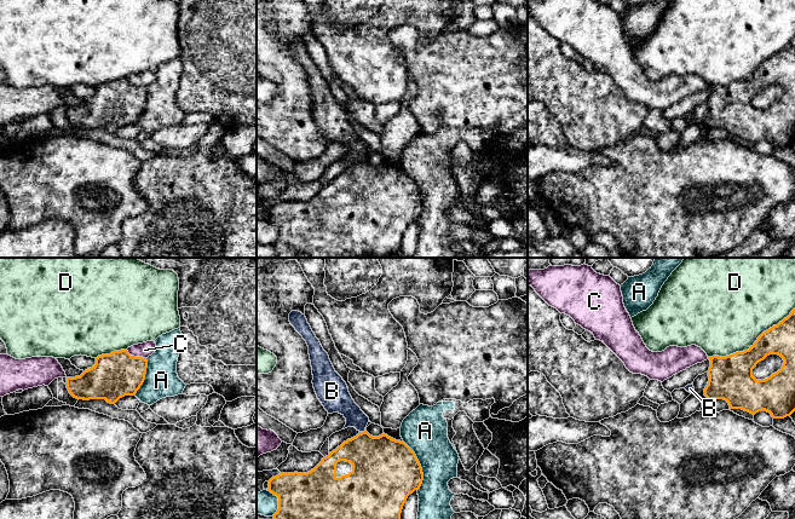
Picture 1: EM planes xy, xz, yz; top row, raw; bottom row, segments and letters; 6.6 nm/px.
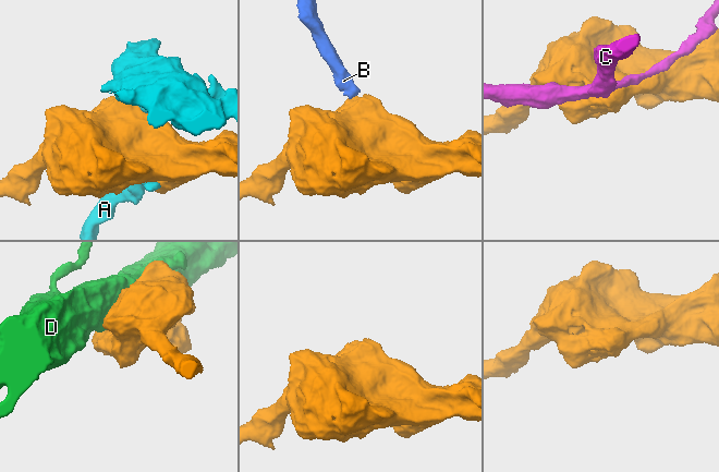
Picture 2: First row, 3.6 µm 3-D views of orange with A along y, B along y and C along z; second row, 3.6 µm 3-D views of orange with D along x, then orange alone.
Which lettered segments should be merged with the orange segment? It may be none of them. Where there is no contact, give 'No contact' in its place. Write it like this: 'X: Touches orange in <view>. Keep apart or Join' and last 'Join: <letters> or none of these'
A: Touches orange in xz. Keep apart
B: Touches orange in xz. Join
C: Touches orange in xy. Keep apart
D: Touches orange in yz. Keep apart
Join: B

